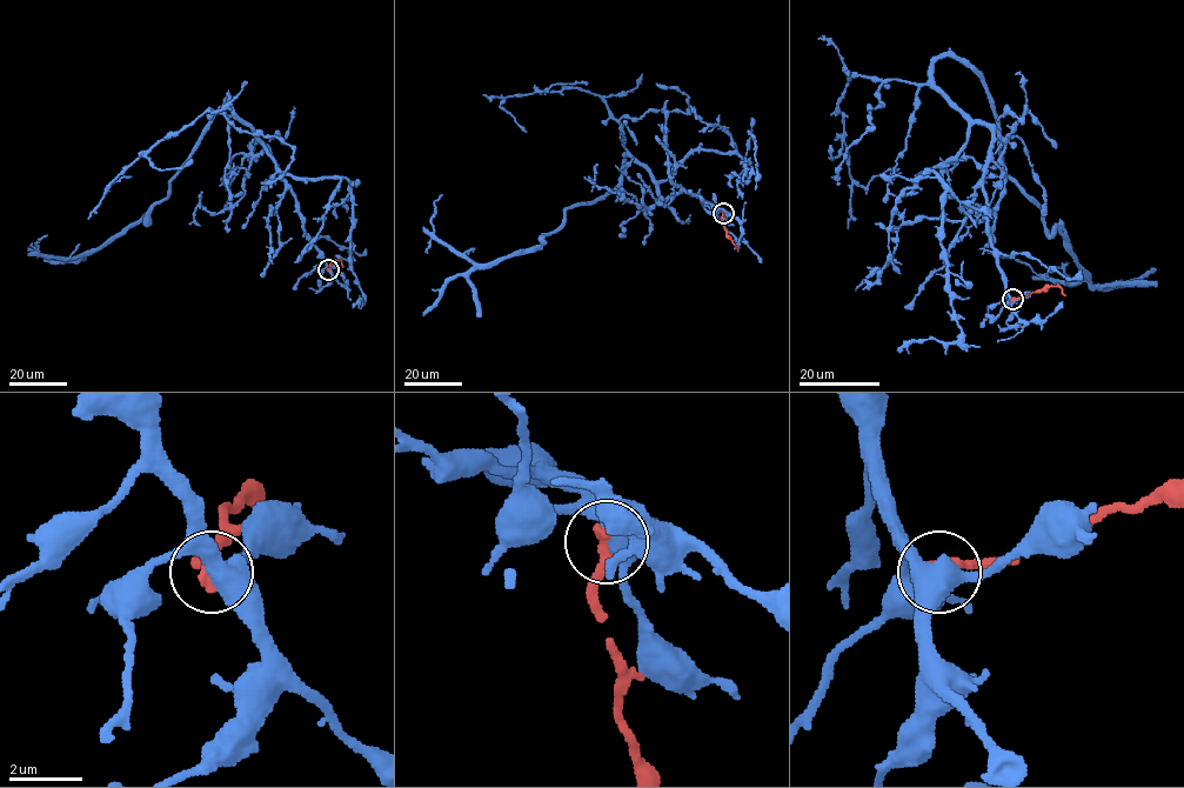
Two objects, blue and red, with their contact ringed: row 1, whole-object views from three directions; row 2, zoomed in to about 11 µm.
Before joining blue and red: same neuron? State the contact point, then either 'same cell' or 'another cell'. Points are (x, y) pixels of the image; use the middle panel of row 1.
place (723, 213); another cell

